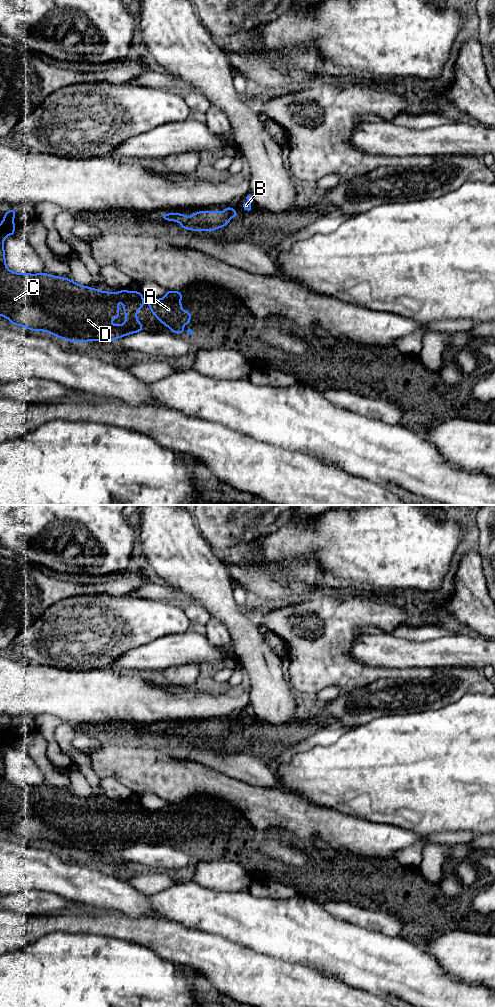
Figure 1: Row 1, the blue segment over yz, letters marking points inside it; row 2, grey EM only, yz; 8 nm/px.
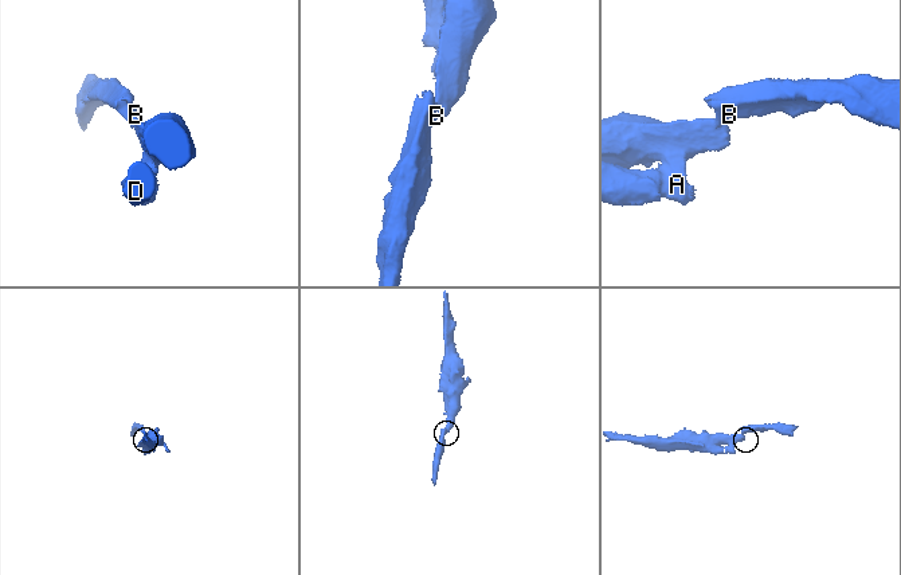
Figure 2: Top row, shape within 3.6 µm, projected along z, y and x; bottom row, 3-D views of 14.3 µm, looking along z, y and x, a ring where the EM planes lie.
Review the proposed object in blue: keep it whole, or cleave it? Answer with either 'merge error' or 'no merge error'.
no merge error

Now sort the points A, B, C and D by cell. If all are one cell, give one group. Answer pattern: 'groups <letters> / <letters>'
groups A B C D

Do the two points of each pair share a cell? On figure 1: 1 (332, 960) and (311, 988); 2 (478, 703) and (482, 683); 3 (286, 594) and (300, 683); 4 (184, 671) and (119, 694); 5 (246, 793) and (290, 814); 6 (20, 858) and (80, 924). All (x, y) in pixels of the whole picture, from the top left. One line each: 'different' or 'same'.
1: different
2: different
3: different
4: different
5: same
6: different

